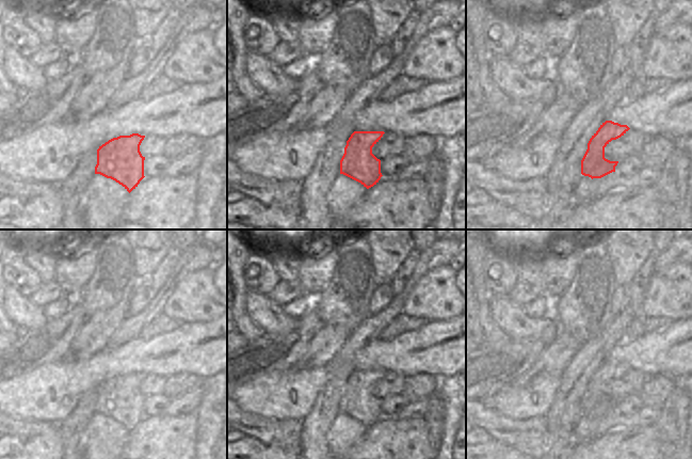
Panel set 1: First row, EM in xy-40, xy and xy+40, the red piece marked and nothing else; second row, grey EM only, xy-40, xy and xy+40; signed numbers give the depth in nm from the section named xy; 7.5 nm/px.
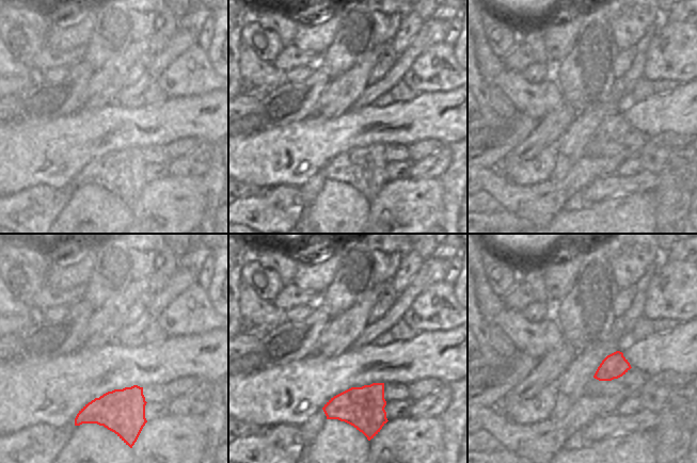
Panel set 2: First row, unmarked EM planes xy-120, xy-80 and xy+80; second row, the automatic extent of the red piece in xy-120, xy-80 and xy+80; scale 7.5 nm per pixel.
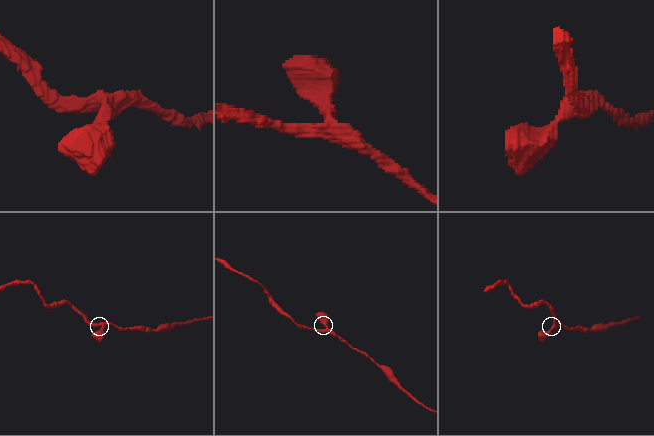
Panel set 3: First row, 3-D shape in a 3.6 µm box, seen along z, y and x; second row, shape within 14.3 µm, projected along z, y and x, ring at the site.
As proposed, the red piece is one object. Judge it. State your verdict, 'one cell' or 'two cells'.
one cell

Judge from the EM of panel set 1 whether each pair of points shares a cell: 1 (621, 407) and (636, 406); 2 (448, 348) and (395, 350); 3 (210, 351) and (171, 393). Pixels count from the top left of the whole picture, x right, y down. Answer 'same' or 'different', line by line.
1: same
2: same
3: different

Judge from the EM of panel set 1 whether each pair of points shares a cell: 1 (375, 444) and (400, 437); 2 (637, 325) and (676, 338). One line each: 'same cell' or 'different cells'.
1: same cell
2: different cells

